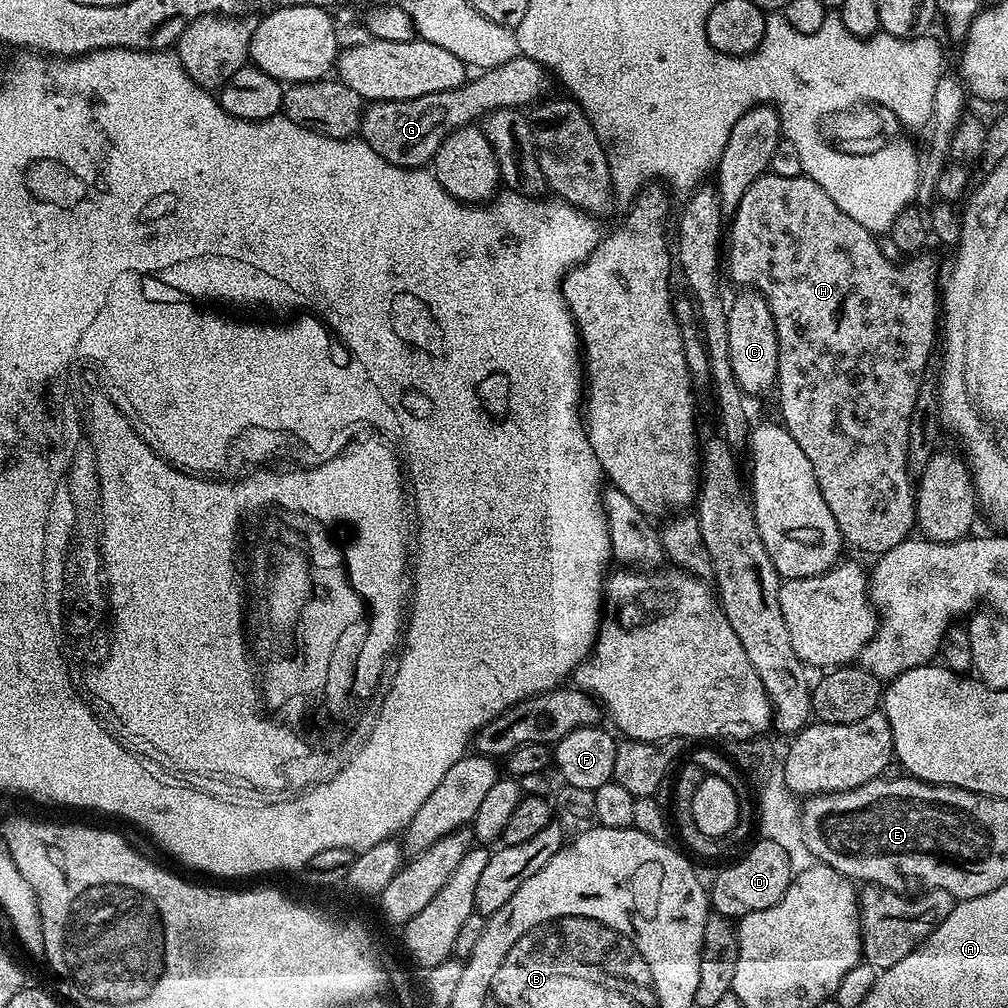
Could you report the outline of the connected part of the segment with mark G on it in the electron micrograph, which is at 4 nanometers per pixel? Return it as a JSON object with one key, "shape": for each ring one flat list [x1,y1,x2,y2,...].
{"shape":[[517,56,502,66,481,71,477,75,480,77,461,84,454,91,439,91,438,94,426,94,412,99,373,101,363,109,359,129,361,139,365,140,379,157,385,158,391,164,403,168,425,167,435,157,441,142,454,130,469,127,496,109,524,108,532,101,539,101,550,84,548,74,543,68,545,67,537,60]]}

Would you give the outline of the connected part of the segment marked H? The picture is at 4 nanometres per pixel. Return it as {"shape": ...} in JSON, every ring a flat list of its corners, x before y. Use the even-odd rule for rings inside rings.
{"shape":[[765,174,758,177,754,182,754,186,750,186,750,190,746,190,746,194,742,194,742,202,738,206,738,210,730,218,732,224,732,245,726,248,726,276,733,280,736,284,744,284,749,289,755,290,761,296,766,298,766,302,770,306,770,310,774,314,774,326,776,327,776,337,778,338,778,370,776,371,775,391,780,392,780,416,779,419,784,425,784,429,794,438,794,442,798,442,798,446,802,446,802,451,806,453,806,458,810,458,810,466,814,466,814,478,818,478,818,490,822,490,822,498,826,498,826,506,830,506,830,514,834,514,834,522,838,522,838,530,844,536,845,545,849,549,857,548,860,552,869,552,872,558,880,556,886,550,894,550,894,546,898,546,898,542,909,539,913,535,916,523,916,484,914,483,914,473,908,466,908,443,910,442,910,418,914,414,915,402,918,398,919,387,922,386,923,378,930,368,928,359,932,356,932,347,938,344,938,296,936,300,936,264,932,260,918,260,922,258,908,258,905,264,895,264,882,249,876,245,877,237,867,230,858,222,854,222,854,218,850,218,850,214,842,214,842,210,838,210,838,206,834,206,834,202,830,198,830,194,826,194,826,190,822,190,822,186,818,186,818,182,814,182,809,176,803,174,795,174,796,176,772,176,773,174]]}

